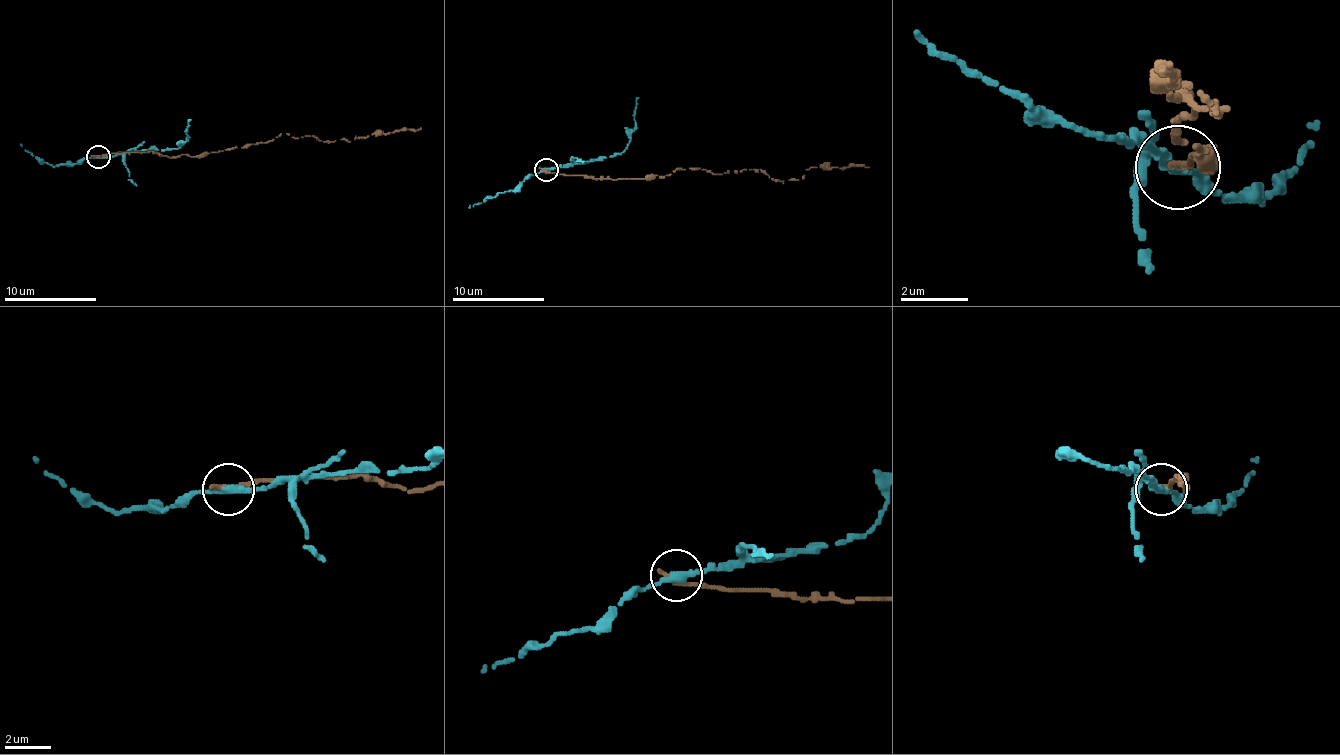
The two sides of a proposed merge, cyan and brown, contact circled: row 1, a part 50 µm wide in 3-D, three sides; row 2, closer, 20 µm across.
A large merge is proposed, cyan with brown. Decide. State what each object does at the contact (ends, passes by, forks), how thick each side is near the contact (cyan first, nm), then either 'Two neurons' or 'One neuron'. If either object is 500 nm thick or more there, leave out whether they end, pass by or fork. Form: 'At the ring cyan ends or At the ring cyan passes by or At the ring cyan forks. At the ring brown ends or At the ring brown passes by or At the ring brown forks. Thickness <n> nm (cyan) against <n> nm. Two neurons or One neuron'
At the ring cyan passes by. At the ring brown ends. Thickness 280 nm (cyan) against 340 nm. Two neurons

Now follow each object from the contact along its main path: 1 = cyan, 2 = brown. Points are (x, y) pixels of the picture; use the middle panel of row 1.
1: (545, 170), (615, 156), (624, 149), (636, 124), (633, 110), (638, 98)
2: (545, 170), (596, 179), (763, 170), (781, 181), (811, 168), (869, 168)

